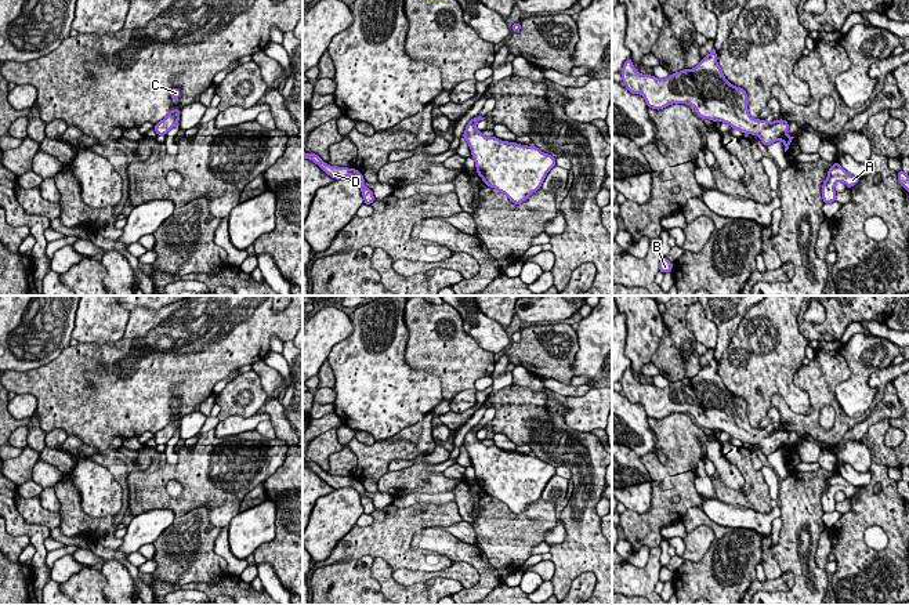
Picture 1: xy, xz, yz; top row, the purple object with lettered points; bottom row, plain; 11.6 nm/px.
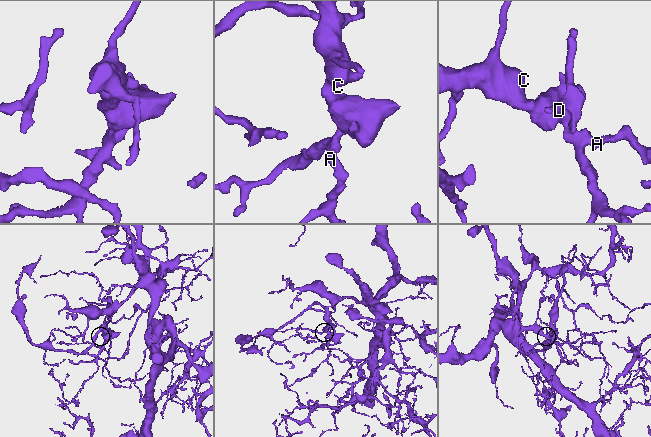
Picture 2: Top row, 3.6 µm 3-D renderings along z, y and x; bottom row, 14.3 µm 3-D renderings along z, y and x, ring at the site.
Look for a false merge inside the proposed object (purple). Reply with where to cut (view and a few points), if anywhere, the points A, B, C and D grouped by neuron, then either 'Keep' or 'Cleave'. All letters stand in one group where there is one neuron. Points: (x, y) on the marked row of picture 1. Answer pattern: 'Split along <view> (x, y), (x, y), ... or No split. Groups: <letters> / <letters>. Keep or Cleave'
No split. Groups: A B C D. Keep

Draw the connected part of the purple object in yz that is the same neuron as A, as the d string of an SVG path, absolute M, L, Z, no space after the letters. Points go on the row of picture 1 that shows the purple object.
M836 162L827 170L827 178L822 184L822 200L823 203L833 203L836 202L836 191L834 185L837 182L844 182L847 188L852 188L861 178L848 174L839 162Z

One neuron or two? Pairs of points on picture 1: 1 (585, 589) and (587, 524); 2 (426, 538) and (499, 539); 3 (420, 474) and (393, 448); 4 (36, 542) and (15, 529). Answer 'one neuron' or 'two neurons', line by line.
1: two neurons
2: two neurons
3: two neurons
4: one neuron

